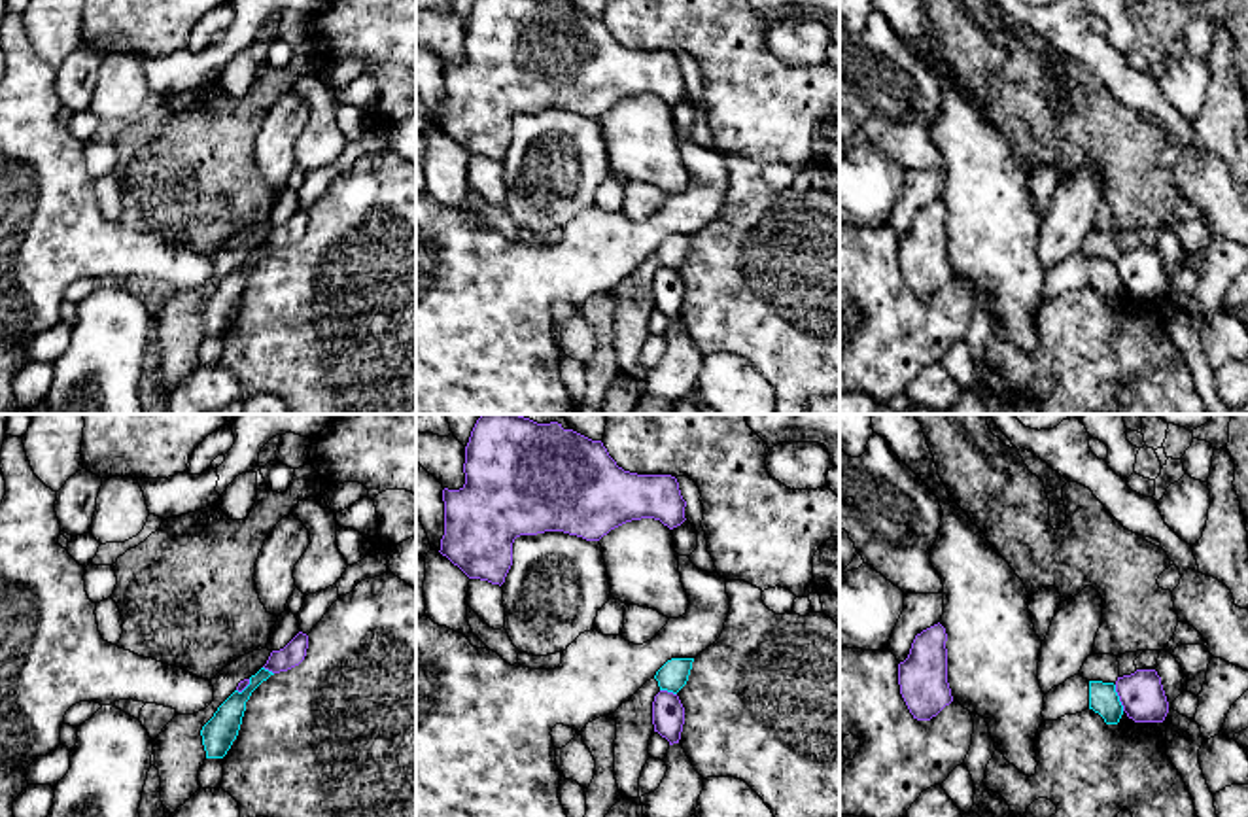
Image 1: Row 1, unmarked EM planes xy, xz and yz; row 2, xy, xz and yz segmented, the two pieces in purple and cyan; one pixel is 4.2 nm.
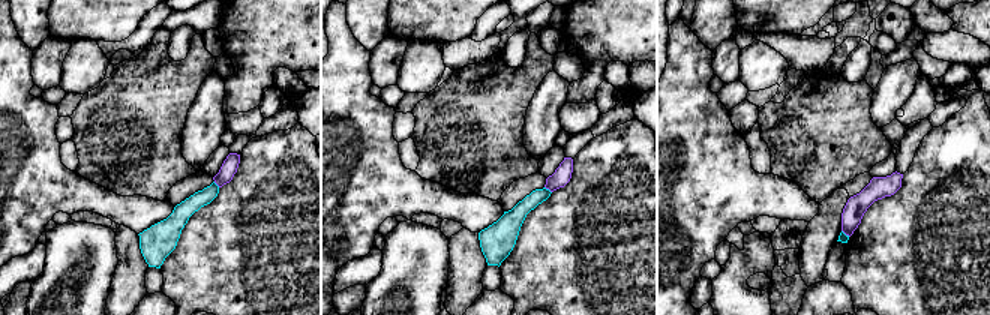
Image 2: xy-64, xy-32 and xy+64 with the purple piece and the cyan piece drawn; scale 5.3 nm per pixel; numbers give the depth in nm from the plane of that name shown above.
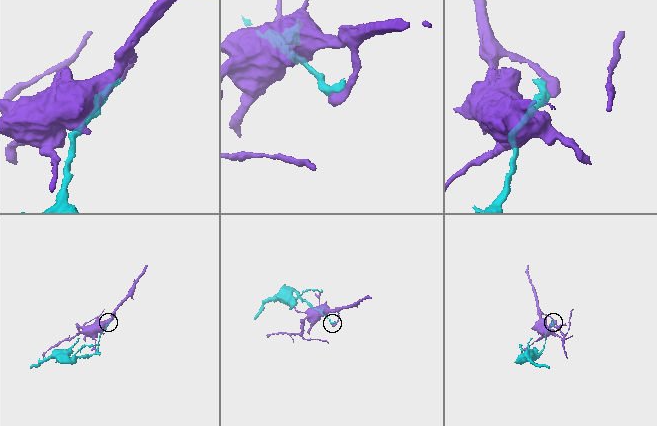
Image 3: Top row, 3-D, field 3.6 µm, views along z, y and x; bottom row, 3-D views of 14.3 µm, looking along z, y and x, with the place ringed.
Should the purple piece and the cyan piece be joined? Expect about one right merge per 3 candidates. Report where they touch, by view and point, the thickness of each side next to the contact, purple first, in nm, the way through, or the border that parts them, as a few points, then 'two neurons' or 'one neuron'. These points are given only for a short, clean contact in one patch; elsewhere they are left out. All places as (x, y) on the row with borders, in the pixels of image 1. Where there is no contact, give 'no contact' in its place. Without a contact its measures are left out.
meets purple in yz at (1120, 698); 190 nm thick on the purple side, 130 nm on the other; border along yz (1114, 685), (1124, 710); two neurons

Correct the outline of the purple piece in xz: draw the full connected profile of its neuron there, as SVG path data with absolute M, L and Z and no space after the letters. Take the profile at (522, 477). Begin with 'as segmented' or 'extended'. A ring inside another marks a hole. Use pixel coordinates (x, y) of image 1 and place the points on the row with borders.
as segmented | M480 414L465 446L465 484L442 490L444 535L441 554L469 579L503 584L512 565L512 543L520 535L563 531L599 541L611 530L641 518L681 526L686 501L671 475L624 471L601 441L562 424L537 424L520 414Z

